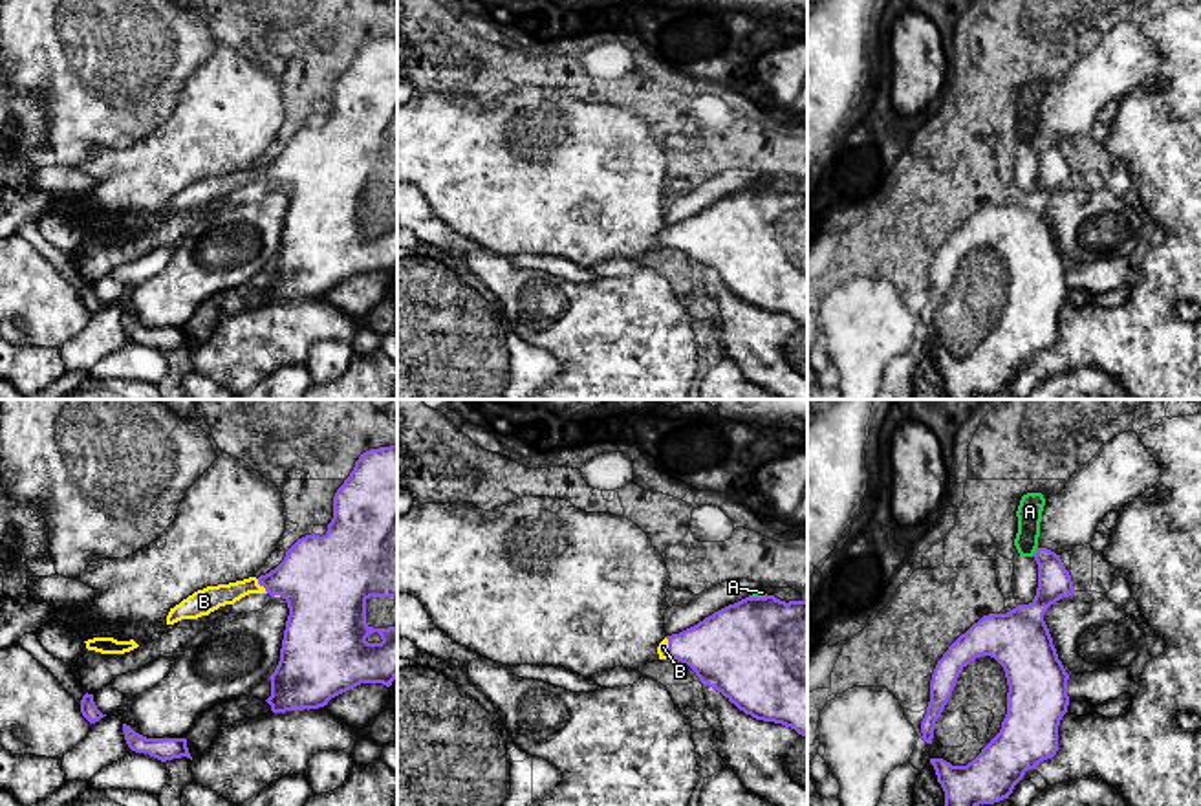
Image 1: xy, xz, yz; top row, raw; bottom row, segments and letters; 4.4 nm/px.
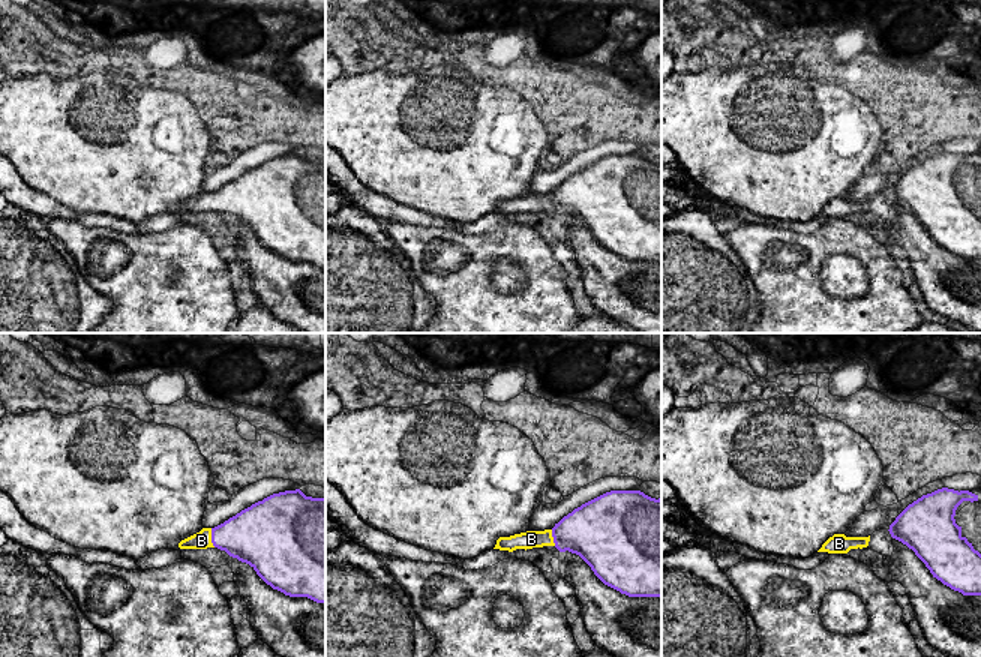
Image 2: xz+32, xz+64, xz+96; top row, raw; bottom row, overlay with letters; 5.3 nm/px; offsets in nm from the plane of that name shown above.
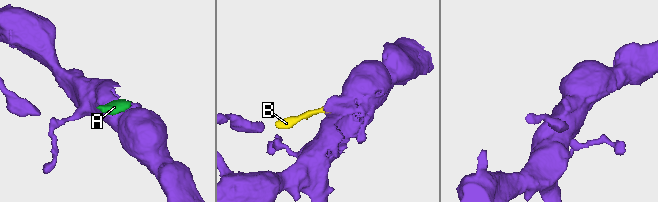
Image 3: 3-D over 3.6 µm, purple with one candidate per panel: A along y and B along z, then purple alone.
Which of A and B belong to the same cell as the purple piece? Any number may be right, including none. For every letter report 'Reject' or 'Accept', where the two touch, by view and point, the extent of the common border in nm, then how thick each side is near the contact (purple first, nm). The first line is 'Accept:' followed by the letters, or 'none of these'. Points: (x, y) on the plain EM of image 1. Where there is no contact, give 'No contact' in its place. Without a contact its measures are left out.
Accept: B
A: Reject. Touches purple at yz (1035, 141). Shared border 50 nm. Thickness 140 nm (purple) against 110 nm
B: Accept. Touches purple at xy (262, 174). Shared border 80 nm. Thickness 360 nm (purple) against 110 nm

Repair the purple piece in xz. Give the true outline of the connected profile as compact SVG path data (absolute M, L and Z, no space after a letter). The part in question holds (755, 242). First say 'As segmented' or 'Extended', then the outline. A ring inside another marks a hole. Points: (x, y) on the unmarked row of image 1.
Extended. M745 187L666 225L657 244L688 255L745 304L807 326L807 191Z

